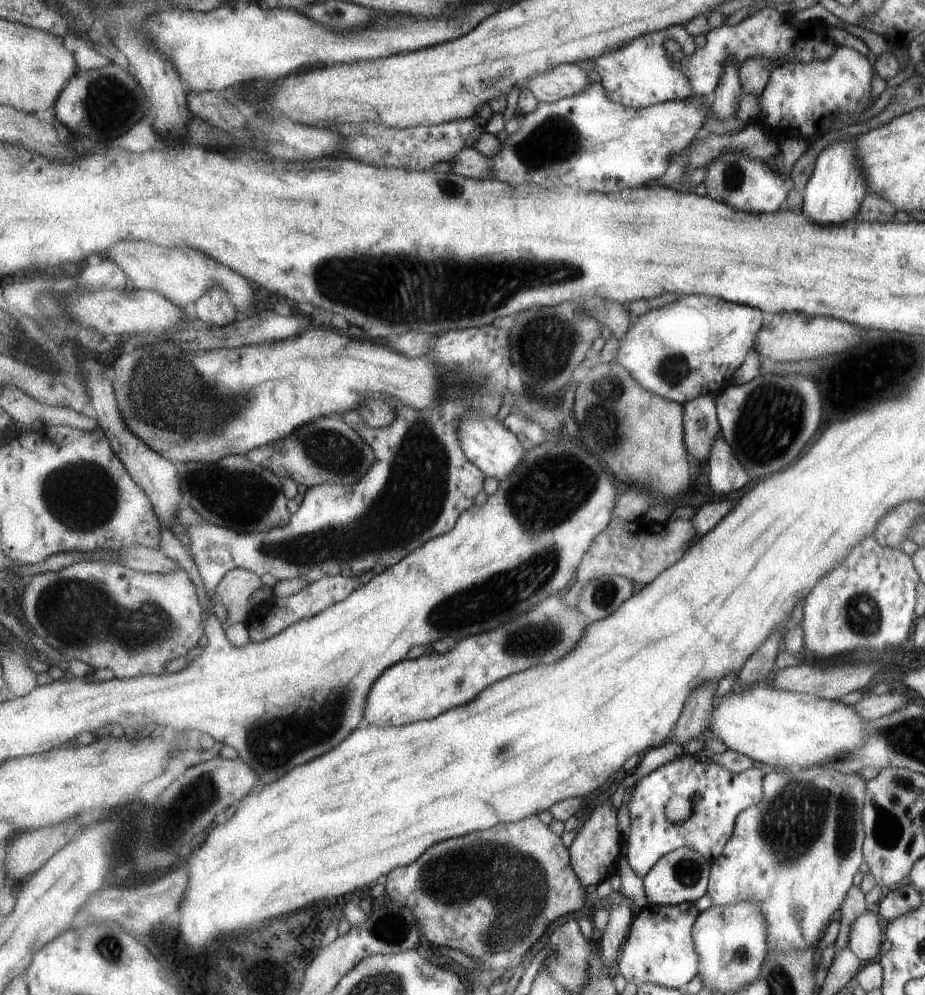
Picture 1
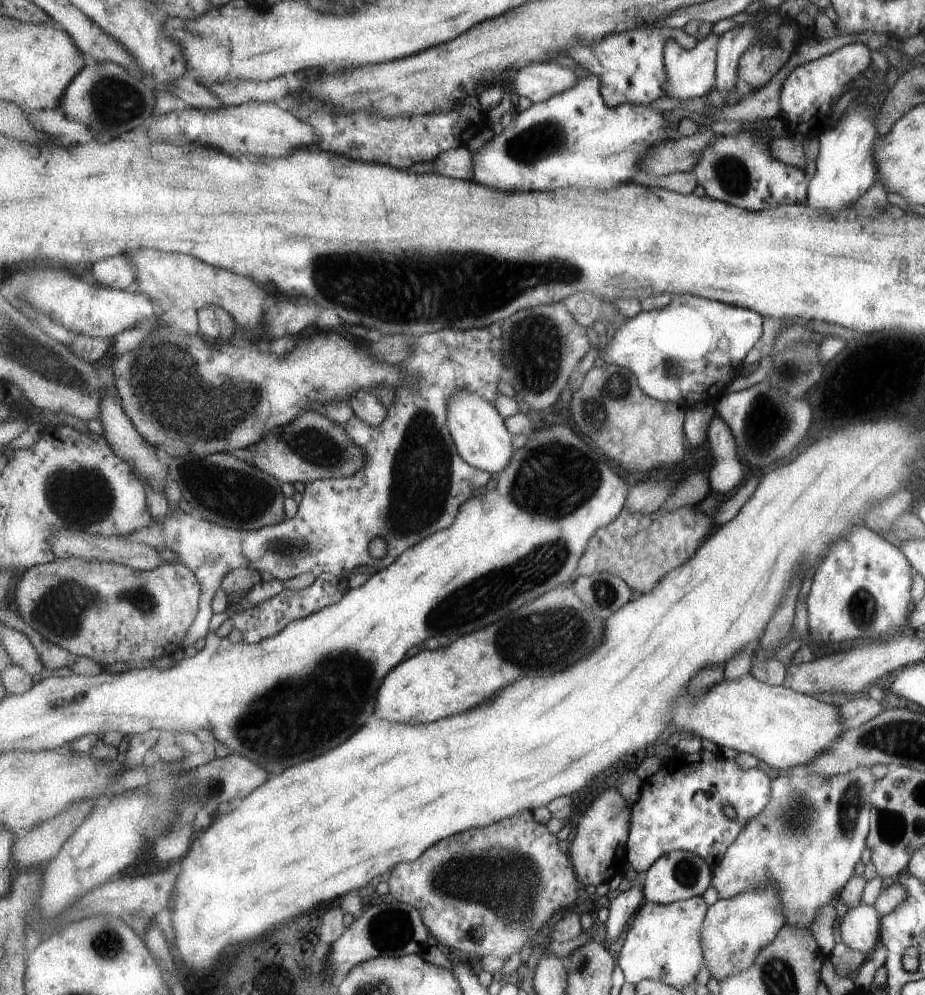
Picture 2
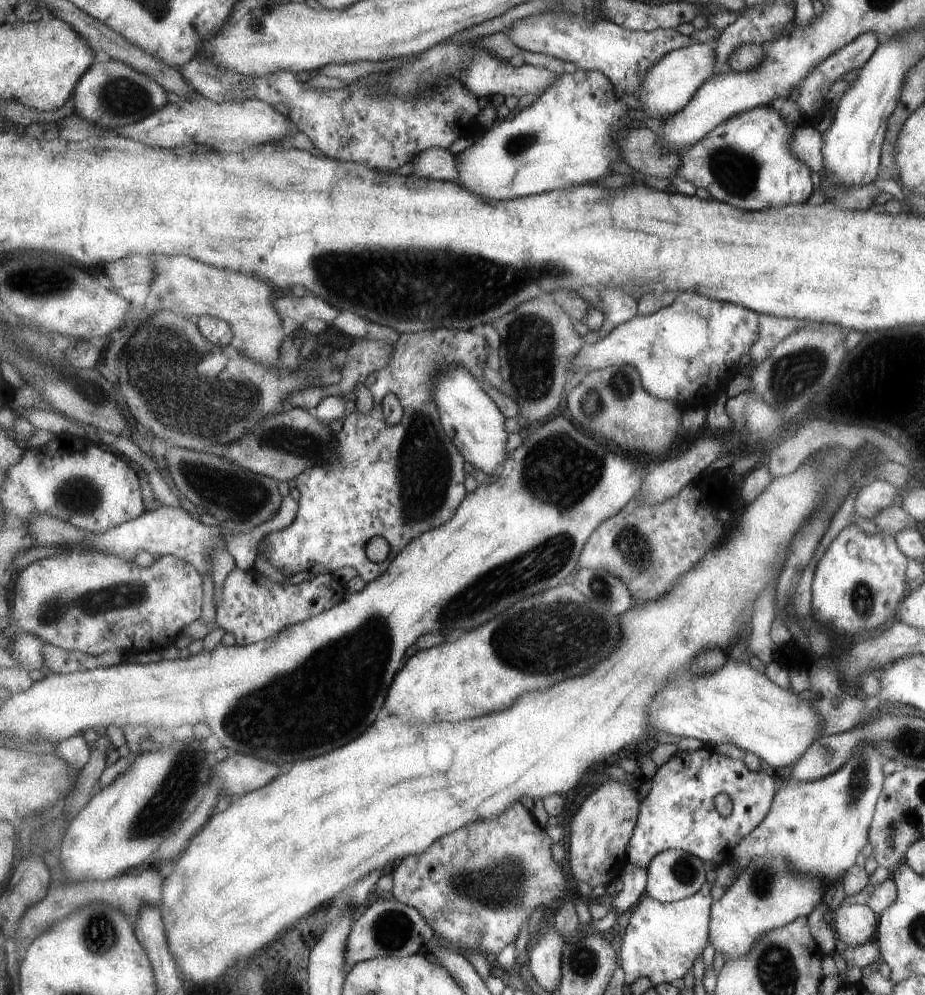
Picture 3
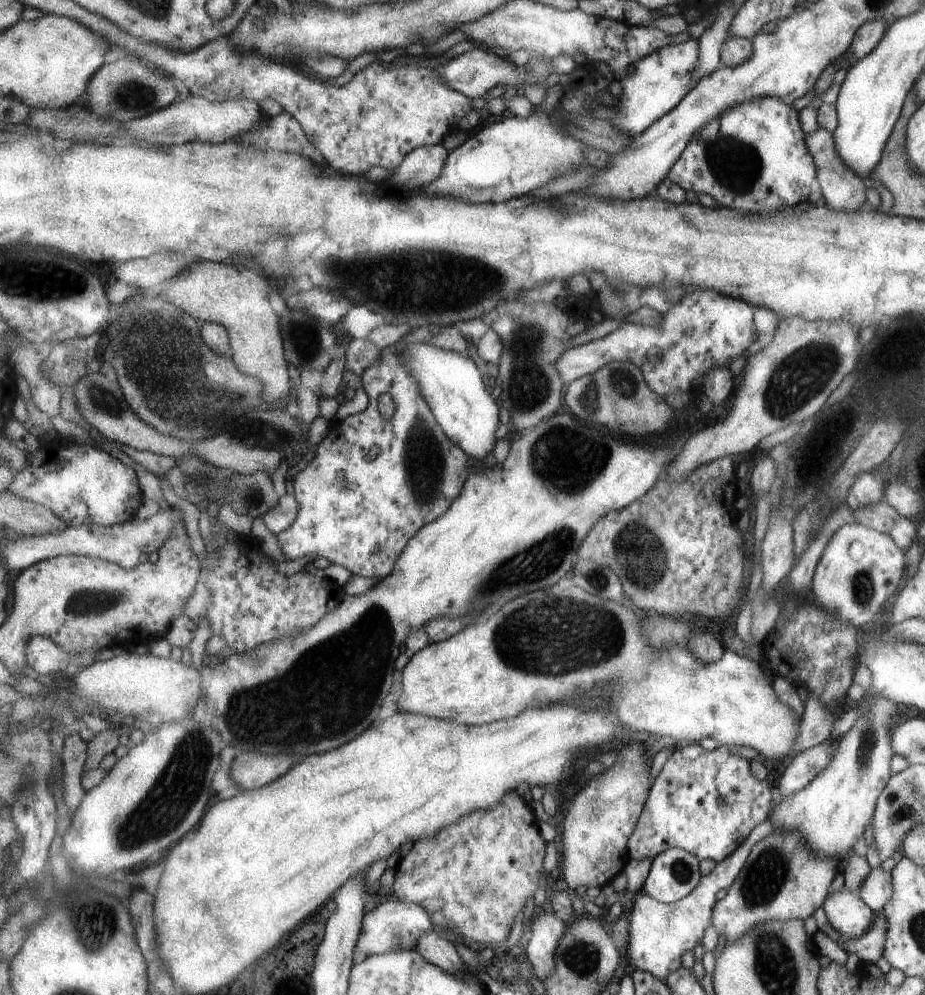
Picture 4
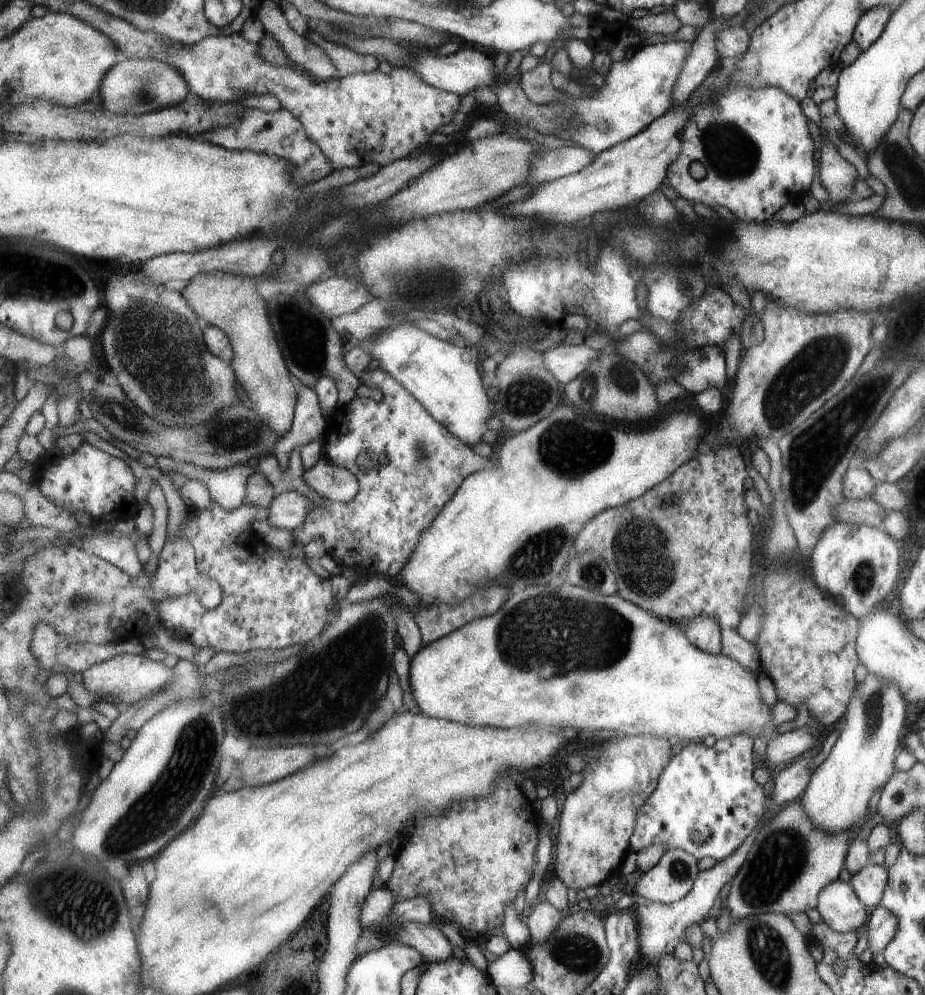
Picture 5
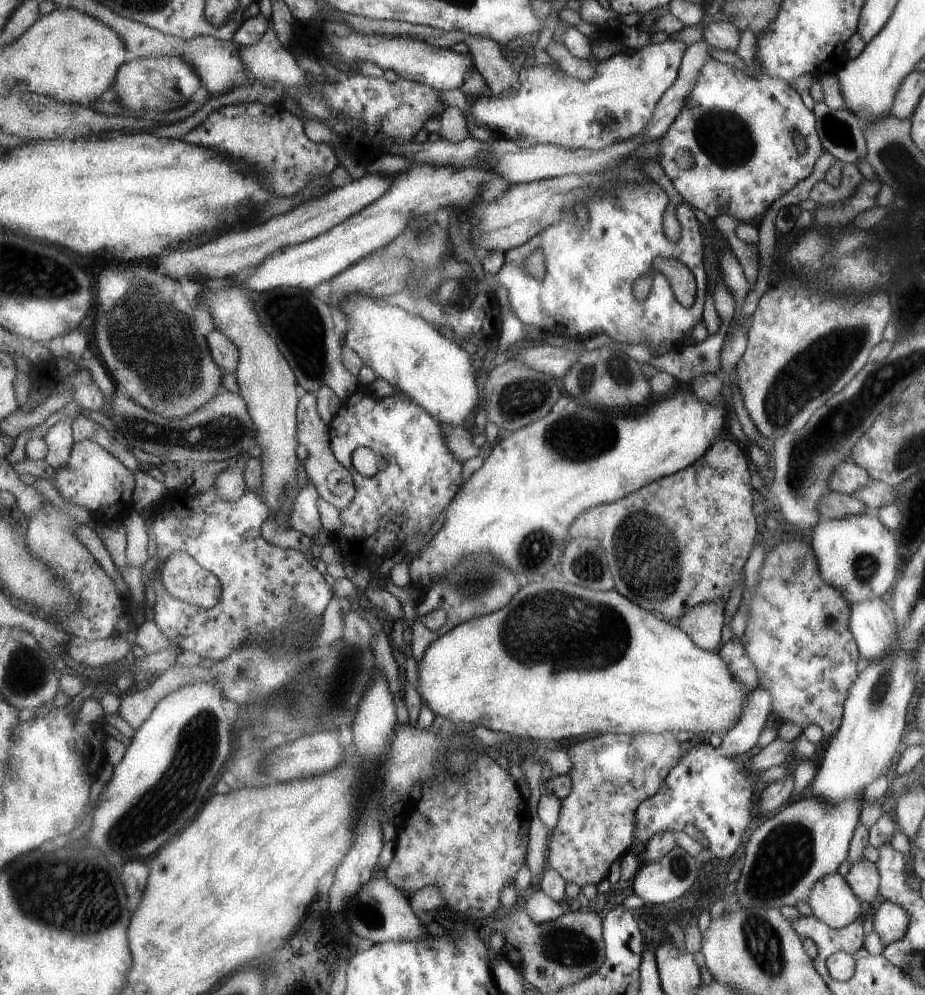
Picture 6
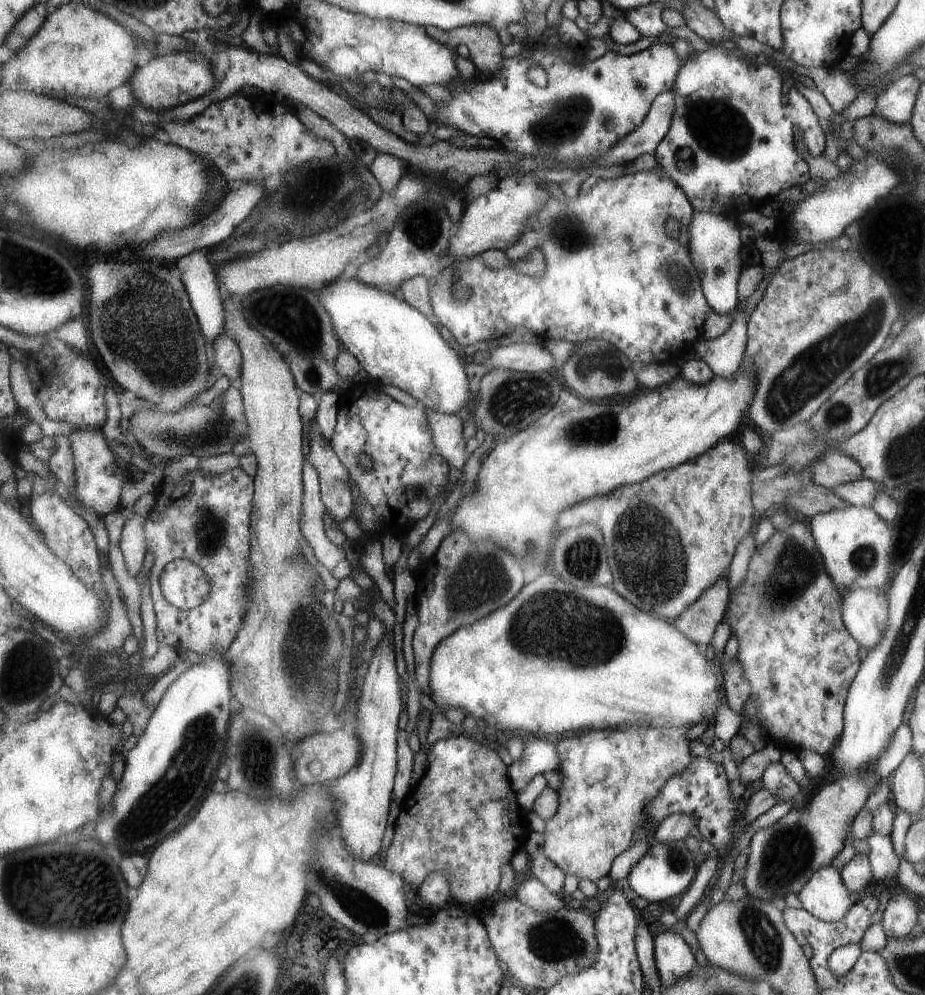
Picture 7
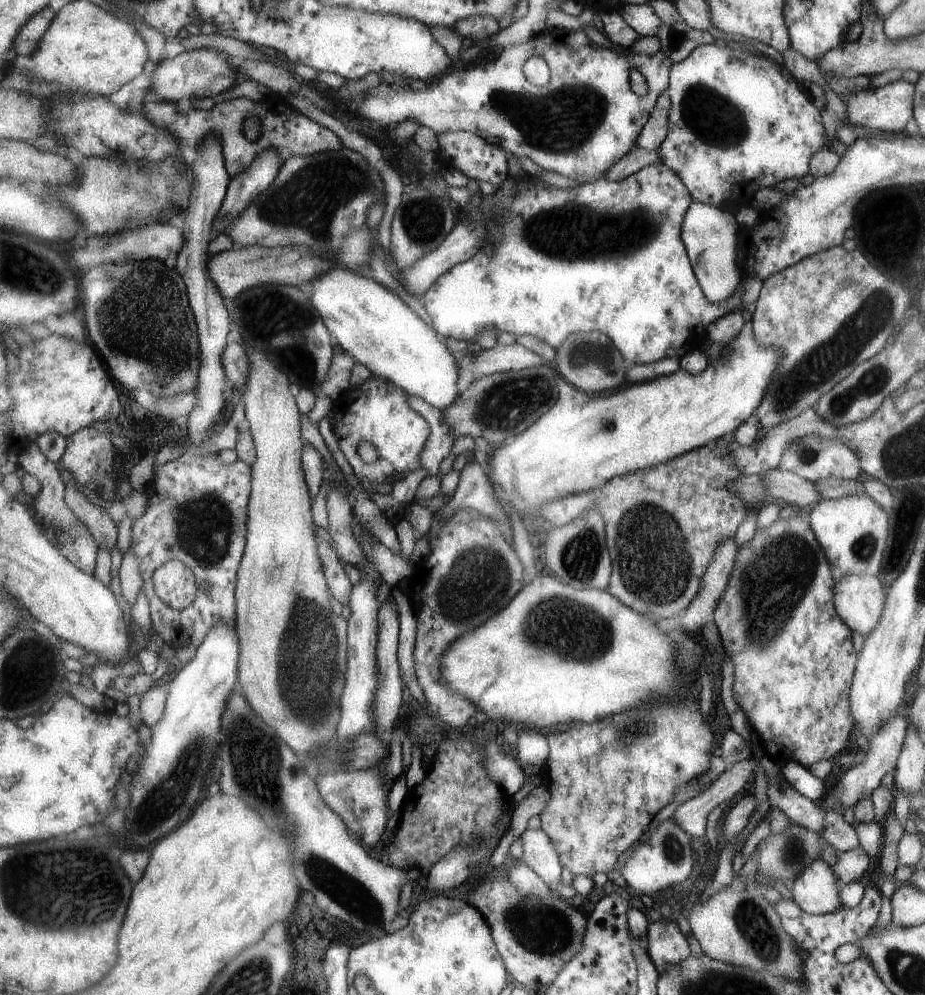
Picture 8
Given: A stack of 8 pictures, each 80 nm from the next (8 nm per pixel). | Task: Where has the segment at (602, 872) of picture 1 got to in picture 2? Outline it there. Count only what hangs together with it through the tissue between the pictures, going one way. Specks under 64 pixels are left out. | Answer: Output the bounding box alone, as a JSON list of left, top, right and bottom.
[569,788,633,888]

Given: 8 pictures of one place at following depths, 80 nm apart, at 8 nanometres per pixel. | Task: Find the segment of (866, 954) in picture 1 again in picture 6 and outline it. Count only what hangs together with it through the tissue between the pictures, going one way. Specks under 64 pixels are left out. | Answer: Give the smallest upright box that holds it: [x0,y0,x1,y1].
[807,874,858,930]

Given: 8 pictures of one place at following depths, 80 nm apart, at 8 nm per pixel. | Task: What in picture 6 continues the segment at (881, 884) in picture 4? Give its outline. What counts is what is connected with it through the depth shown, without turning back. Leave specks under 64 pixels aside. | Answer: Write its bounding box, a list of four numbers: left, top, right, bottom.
[844,858,880,906]

